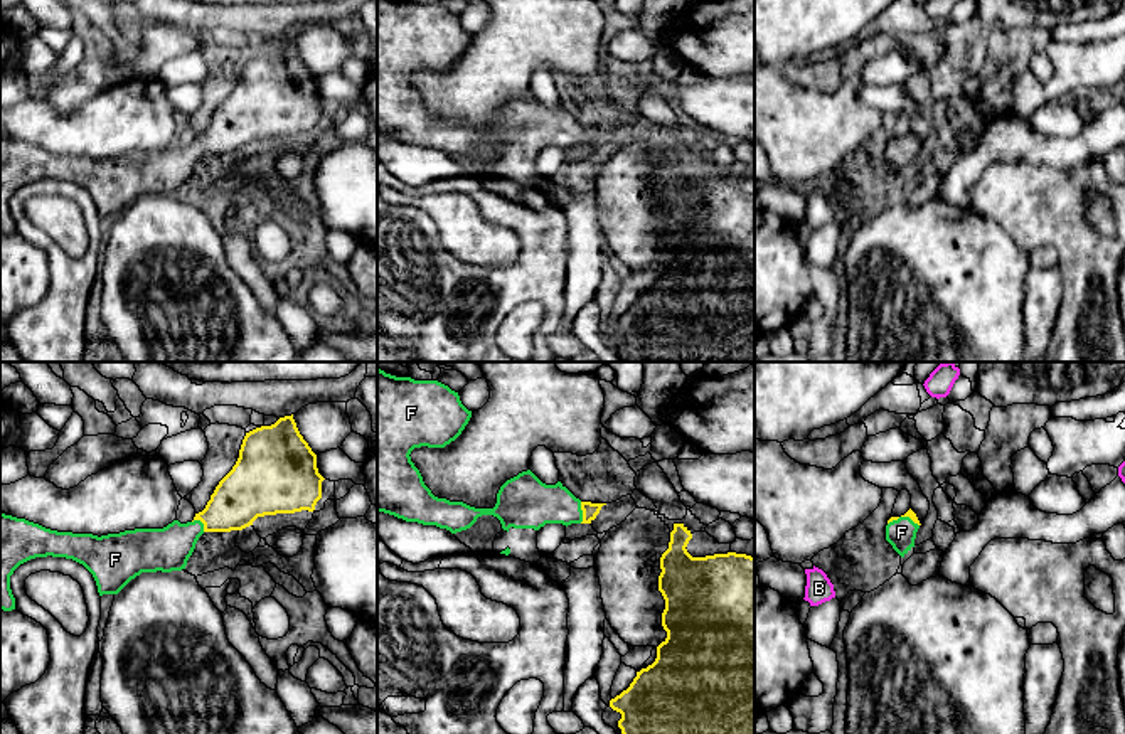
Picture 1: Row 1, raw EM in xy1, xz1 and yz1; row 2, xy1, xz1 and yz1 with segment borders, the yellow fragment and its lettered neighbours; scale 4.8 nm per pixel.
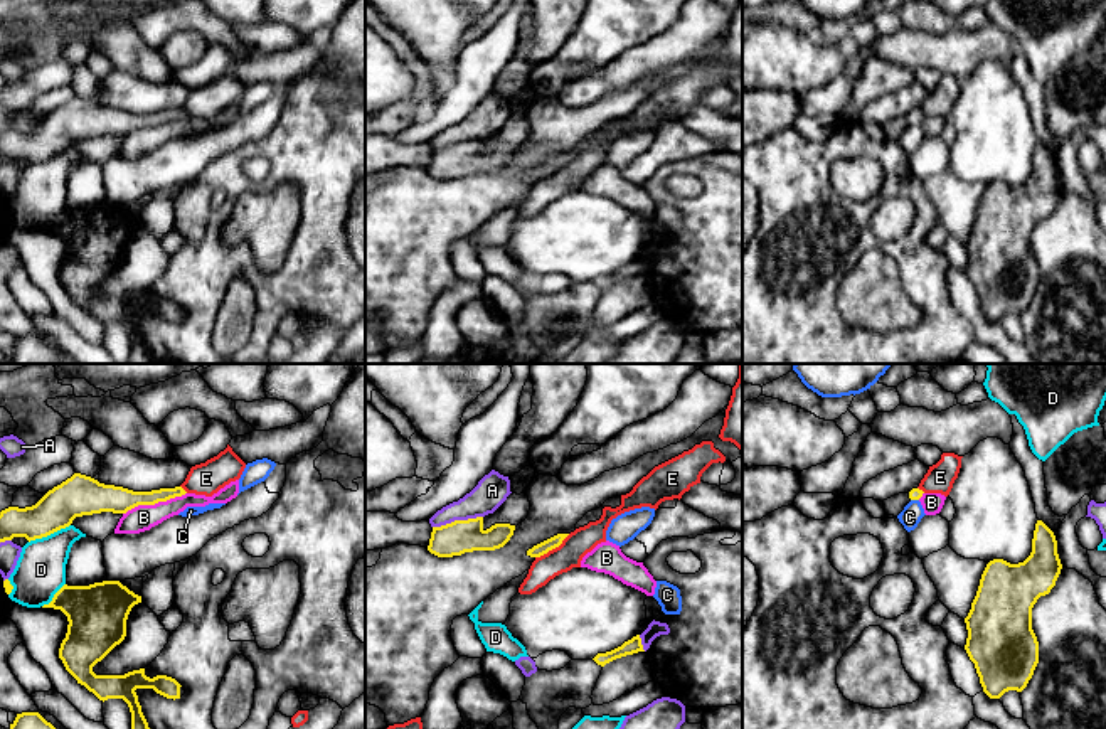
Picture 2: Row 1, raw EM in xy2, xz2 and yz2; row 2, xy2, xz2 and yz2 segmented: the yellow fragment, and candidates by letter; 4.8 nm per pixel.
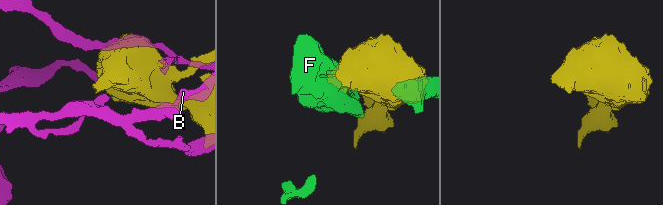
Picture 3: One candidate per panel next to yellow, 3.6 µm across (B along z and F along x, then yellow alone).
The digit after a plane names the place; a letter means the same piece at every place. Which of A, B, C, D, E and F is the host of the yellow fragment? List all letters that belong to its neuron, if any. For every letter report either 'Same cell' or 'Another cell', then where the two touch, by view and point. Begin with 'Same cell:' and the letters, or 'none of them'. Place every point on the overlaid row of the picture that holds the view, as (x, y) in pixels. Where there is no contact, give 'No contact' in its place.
Same cell: F
A: Another cell. Touches yellow at xz2 (457, 521)
B: Another cell. Touches yellow at xy2 (154, 504)
C: Another cell. Touches yellow at yz2 (914, 499)
D: Another cell. Touches yellow at xy2 (49, 534)
E: Another cell. Touches yellow at xz2 (552, 548)
F: Same cell. Touches yellow at xz1 (583, 512)

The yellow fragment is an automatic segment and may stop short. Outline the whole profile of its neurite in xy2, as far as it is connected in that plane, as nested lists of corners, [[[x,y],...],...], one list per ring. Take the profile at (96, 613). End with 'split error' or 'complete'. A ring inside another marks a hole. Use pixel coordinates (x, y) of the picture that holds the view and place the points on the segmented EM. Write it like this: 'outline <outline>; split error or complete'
outline [[[103,581],[89,586],[64,584],[49,604],[42,608],[61,609],[67,616],[67,633],[59,648],[59,658],[66,670],[93,692],[99,700],[123,699],[131,712],[131,729],[150,729],[138,702],[136,689],[153,689],[167,699],[180,699],[180,684],[167,675],[153,678],[145,675],[145,668],[128,672],[125,675],[96,675],[93,667],[101,662],[126,636],[126,620],[135,604],[141,603],[141,596],[130,591],[120,581]]]; complete

